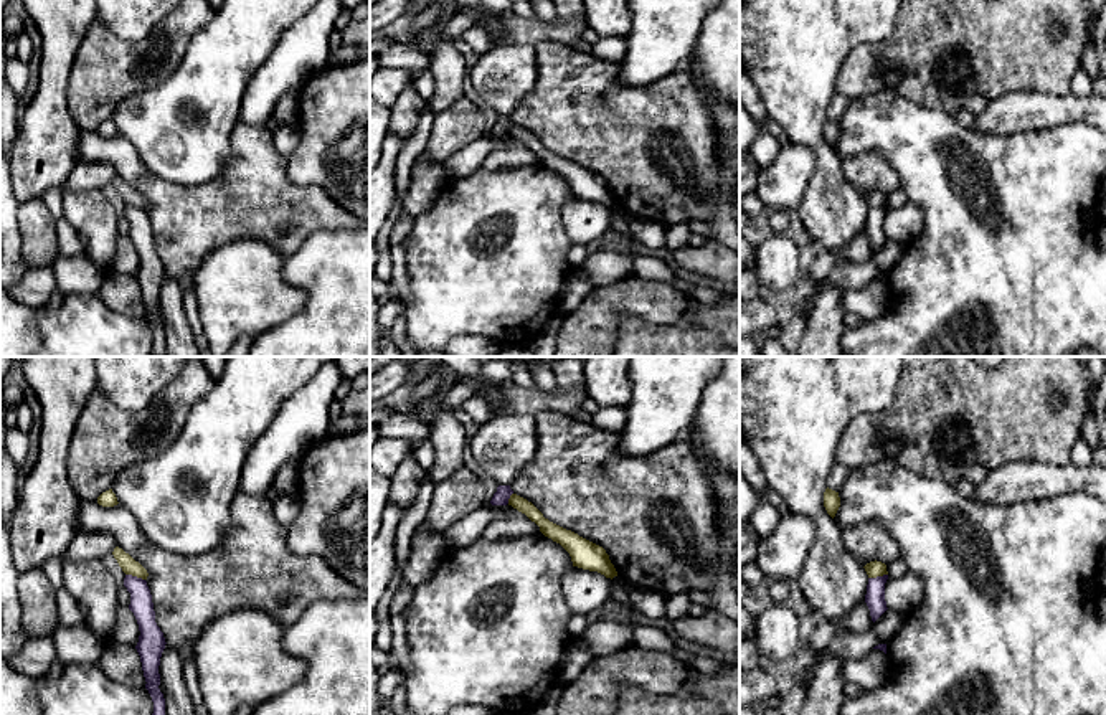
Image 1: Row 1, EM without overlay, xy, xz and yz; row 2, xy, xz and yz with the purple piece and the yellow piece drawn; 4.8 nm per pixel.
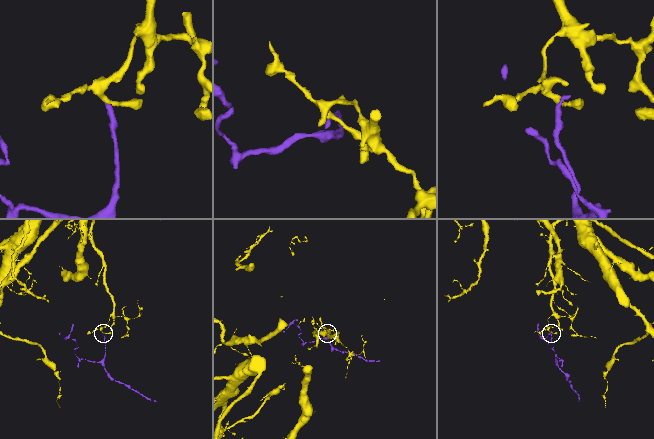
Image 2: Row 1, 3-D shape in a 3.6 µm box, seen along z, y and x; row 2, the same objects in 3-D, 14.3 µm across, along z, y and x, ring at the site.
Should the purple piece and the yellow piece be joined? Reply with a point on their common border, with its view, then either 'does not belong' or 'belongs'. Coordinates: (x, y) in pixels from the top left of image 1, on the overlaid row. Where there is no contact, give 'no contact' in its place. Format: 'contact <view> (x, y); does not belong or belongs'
contact xy (136, 577); does not belong

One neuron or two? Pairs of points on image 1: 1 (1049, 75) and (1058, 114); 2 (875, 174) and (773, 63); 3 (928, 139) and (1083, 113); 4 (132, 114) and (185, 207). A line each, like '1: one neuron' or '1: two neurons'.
1: two neurons
2: two neurons
3: two neurons
4: two neurons

